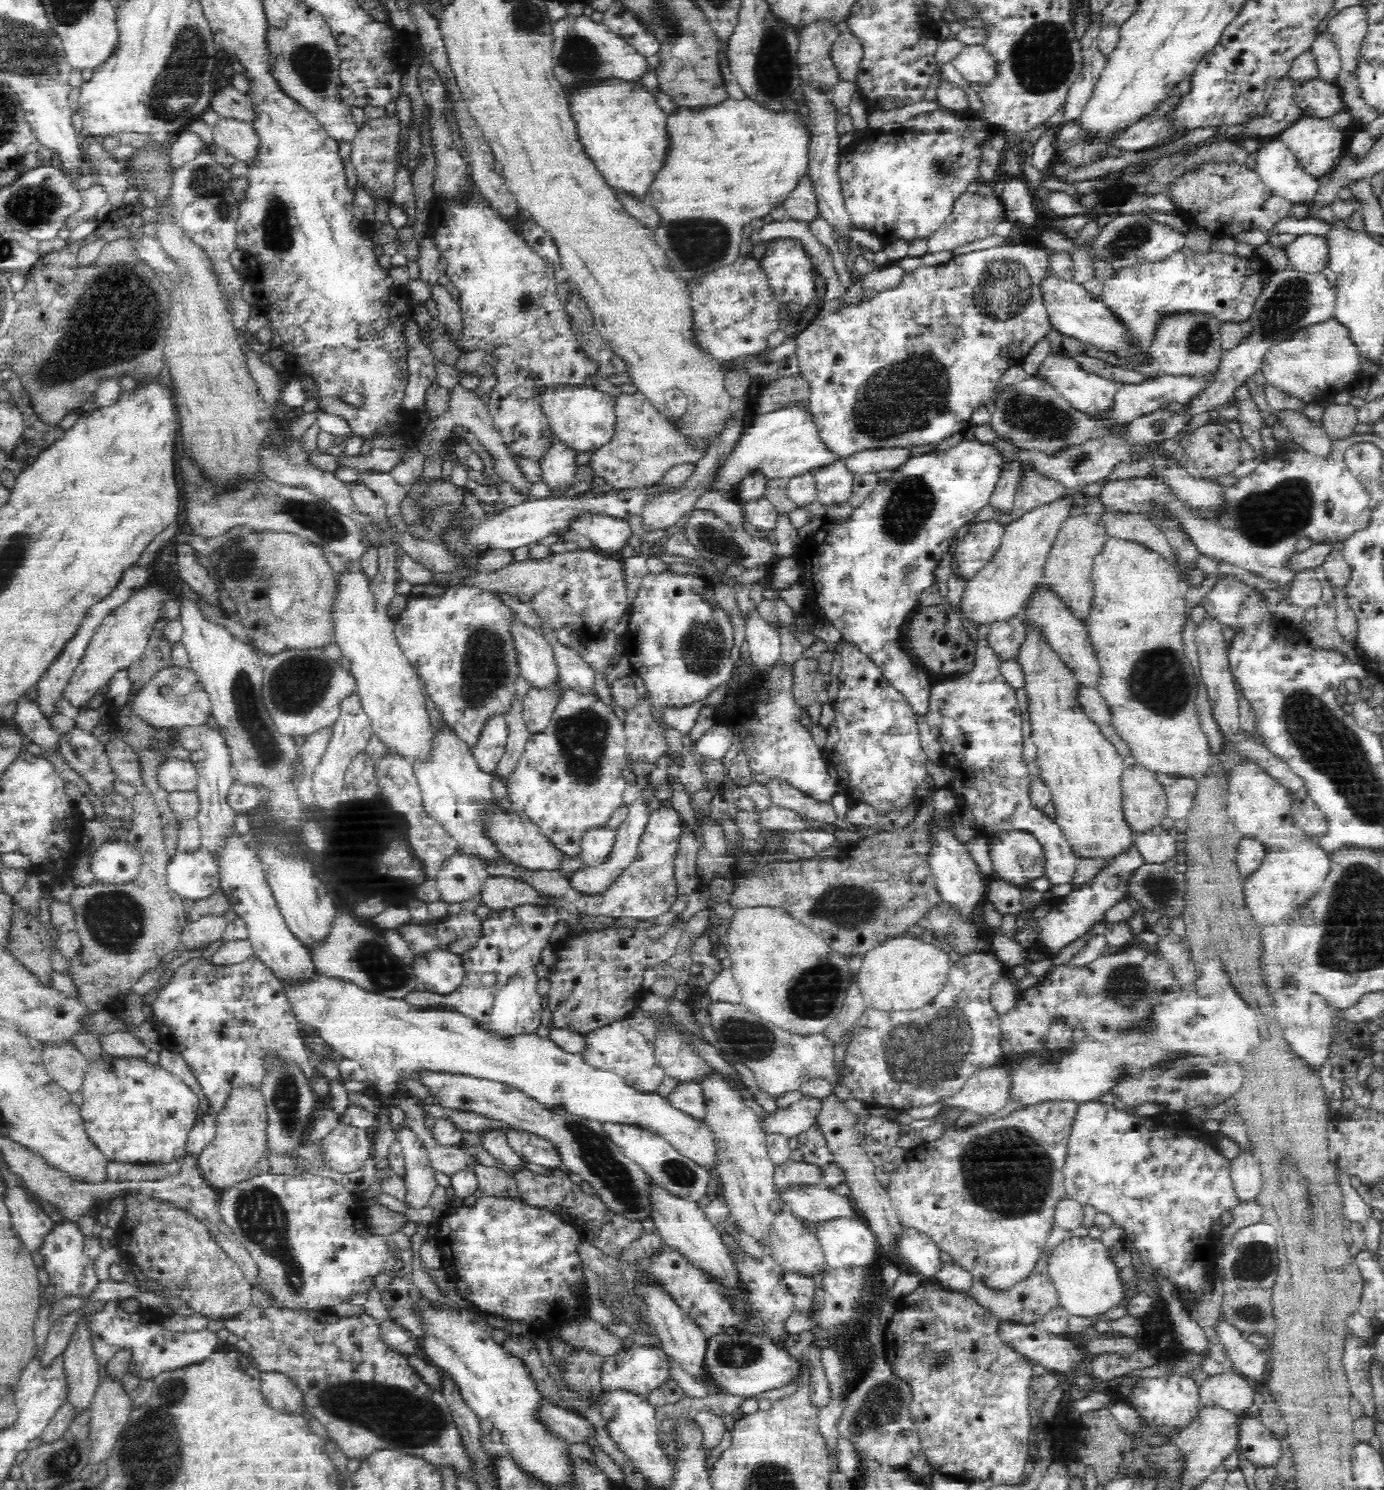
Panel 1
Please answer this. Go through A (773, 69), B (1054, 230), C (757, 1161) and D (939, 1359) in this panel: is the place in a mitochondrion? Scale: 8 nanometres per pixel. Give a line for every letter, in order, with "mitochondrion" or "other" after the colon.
A: mitochondrion
B: other
C: other
D: mitochondrion

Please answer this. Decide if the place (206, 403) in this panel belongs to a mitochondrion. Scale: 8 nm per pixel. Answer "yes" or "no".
no

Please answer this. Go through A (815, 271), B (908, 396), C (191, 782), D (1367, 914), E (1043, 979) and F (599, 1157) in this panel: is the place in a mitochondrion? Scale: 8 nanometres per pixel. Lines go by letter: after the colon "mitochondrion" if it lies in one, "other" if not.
A: other
B: mitochondrion
C: other
D: mitochondrion
E: other
F: mitochondrion

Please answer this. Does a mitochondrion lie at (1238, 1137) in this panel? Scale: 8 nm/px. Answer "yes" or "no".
no

